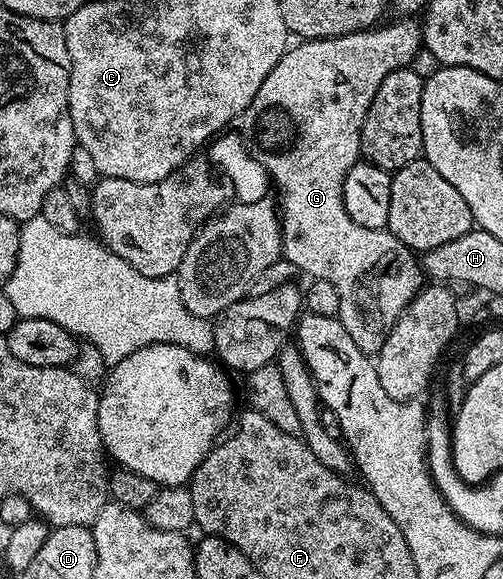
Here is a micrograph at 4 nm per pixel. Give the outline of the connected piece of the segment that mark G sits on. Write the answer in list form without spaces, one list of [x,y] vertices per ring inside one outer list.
[[[401,17],[396,21],[398,23],[386,22],[384,25],[378,25],[367,31],[352,31],[350,35],[336,35],[333,39],[311,39],[298,42],[296,44],[298,47],[290,46],[286,50],[285,56],[275,65],[275,69],[271,69],[271,73],[267,73],[267,81],[263,81],[263,85],[259,85],[259,93],[255,93],[255,101],[251,101],[251,105],[247,105],[247,109],[241,114],[239,120],[239,126],[241,126],[239,131],[250,154],[262,163],[275,191],[281,194],[279,214],[281,216],[282,256],[287,261],[291,261],[291,265],[295,265],[298,272],[305,274],[306,271],[313,279],[331,281],[331,285],[335,285],[335,290],[339,293],[337,318],[341,320],[343,329],[347,329],[347,333],[351,333],[351,341],[355,341],[355,345],[359,345],[362,353],[370,357],[376,356],[377,352],[383,349],[383,341],[387,341],[387,333],[391,333],[395,321],[399,321],[399,317],[405,311],[405,306],[417,296],[423,286],[423,268],[414,251],[407,245],[403,245],[403,241],[399,241],[387,229],[376,231],[375,229],[363,229],[363,225],[355,225],[355,221],[351,221],[351,217],[347,217],[347,209],[343,205],[343,181],[347,177],[351,165],[355,165],[362,158],[361,126],[367,117],[367,109],[371,109],[371,105],[375,101],[375,93],[379,93],[379,85],[383,85],[383,77],[387,77],[387,73],[391,73],[395,69],[410,66],[418,51],[423,47],[421,23],[416,18]]]

